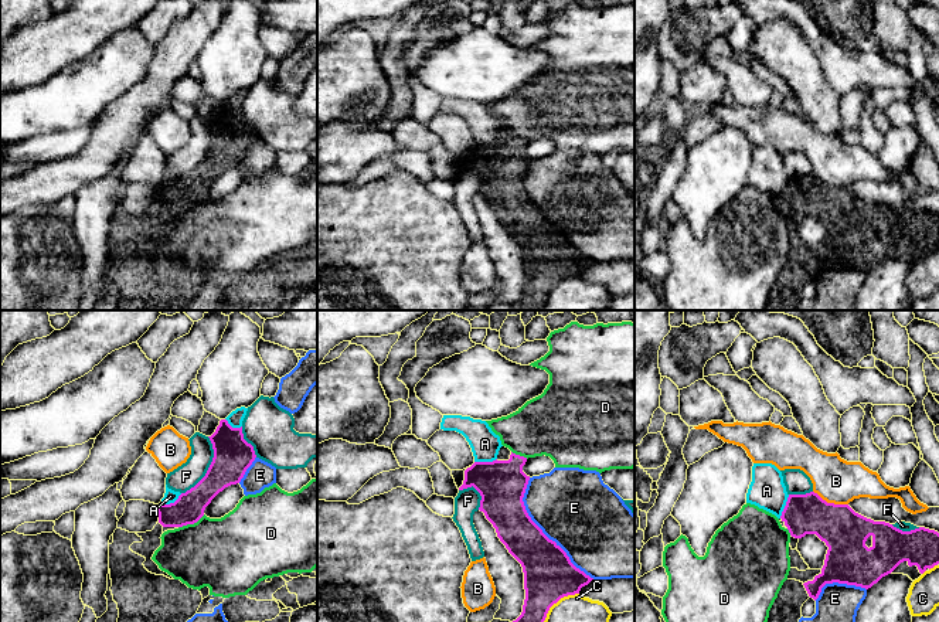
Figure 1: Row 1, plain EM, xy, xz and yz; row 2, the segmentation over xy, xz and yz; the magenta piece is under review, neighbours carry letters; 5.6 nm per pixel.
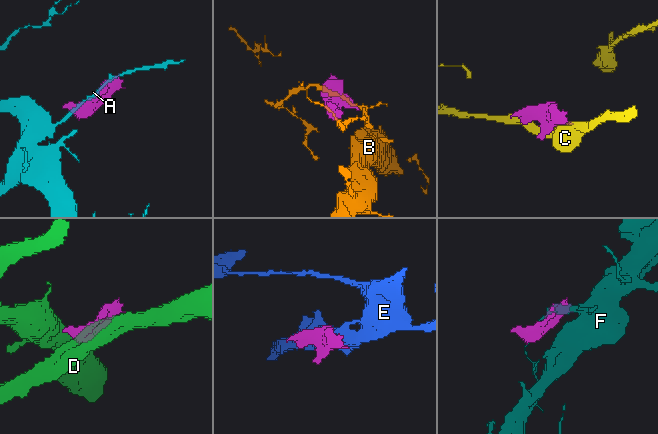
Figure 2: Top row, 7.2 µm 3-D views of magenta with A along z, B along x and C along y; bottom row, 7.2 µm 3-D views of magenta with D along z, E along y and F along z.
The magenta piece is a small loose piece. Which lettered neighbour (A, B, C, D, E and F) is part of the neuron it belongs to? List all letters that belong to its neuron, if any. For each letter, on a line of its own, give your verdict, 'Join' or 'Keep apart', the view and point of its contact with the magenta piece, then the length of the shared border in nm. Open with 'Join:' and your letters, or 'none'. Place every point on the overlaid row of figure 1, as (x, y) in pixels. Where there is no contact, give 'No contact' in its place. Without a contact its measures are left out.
Join: none
A: Keep apart. Touches magenta at xy (170, 503). Shared border 150 nm
B: Keep apart. Touches magenta at yz (830, 503). Shared border 220 nm
C: Keep apart. Touches magenta at xz (557, 601). Shared border 260 nm
D: Keep apart. Touches magenta at xy (191, 523). Shared border 170 nm
E: Keep apart. Touches magenta at xz (541, 532). Shared border 700 nm
F: Keep apart. Touches magenta at xy (208, 468). Shared border 360 nm

